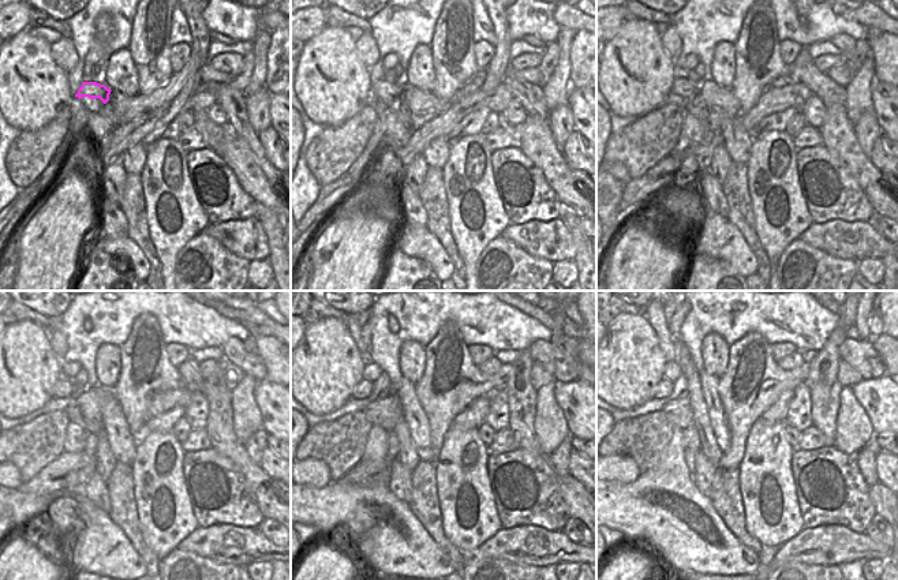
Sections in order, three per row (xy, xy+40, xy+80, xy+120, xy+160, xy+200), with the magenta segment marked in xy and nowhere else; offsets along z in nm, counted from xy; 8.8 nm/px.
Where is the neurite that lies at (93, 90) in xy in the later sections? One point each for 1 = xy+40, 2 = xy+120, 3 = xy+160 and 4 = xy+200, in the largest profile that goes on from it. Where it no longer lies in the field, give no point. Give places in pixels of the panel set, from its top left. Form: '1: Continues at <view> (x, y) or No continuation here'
1: Continues at xy+40 (381, 89)
2: Continues at xy+120 (63, 389)
3: Continues at xy+160 (363, 389)
4: Continues at xy+200 (663, 389)

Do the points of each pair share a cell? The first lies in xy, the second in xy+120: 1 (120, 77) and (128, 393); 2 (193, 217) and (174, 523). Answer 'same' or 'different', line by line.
1: different
2: same

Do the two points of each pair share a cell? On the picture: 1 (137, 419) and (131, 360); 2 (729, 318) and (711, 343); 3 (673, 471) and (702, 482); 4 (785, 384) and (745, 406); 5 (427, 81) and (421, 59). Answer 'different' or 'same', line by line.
1: same
2: different
3: different
4: same
5: same

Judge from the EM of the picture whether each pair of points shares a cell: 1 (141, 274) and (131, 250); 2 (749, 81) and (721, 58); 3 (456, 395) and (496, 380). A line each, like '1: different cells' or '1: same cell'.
1: same cell
2: different cells
3: same cell

